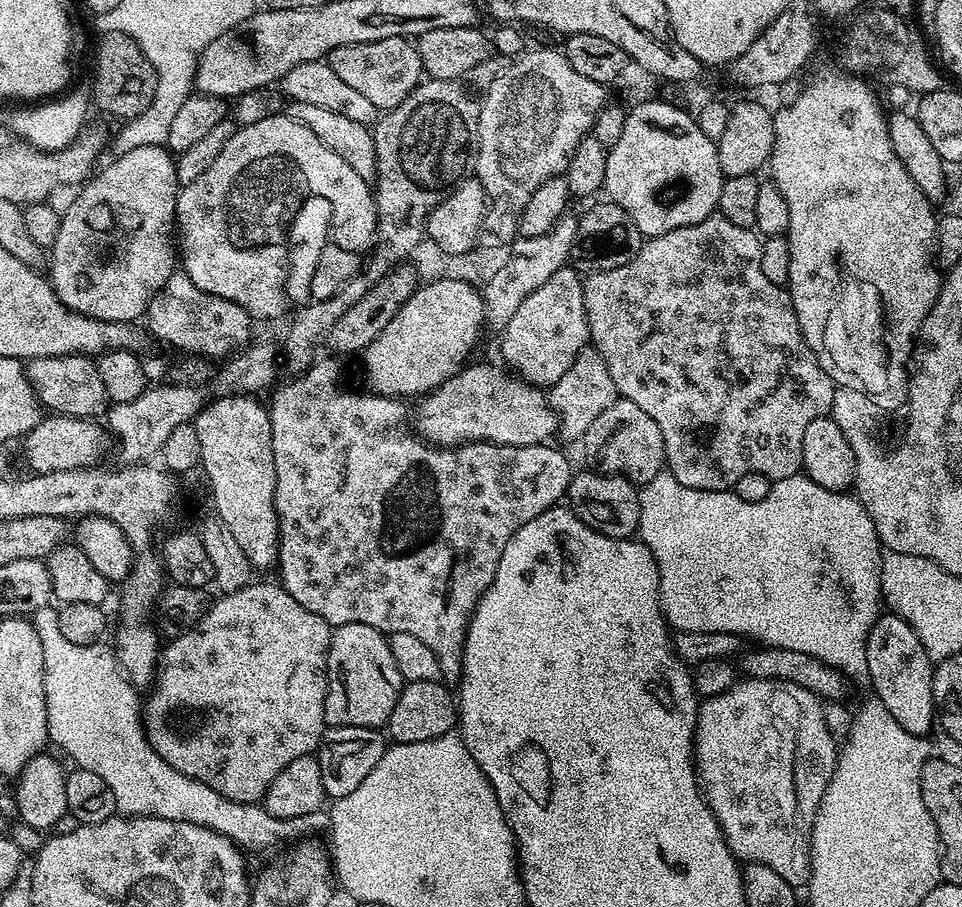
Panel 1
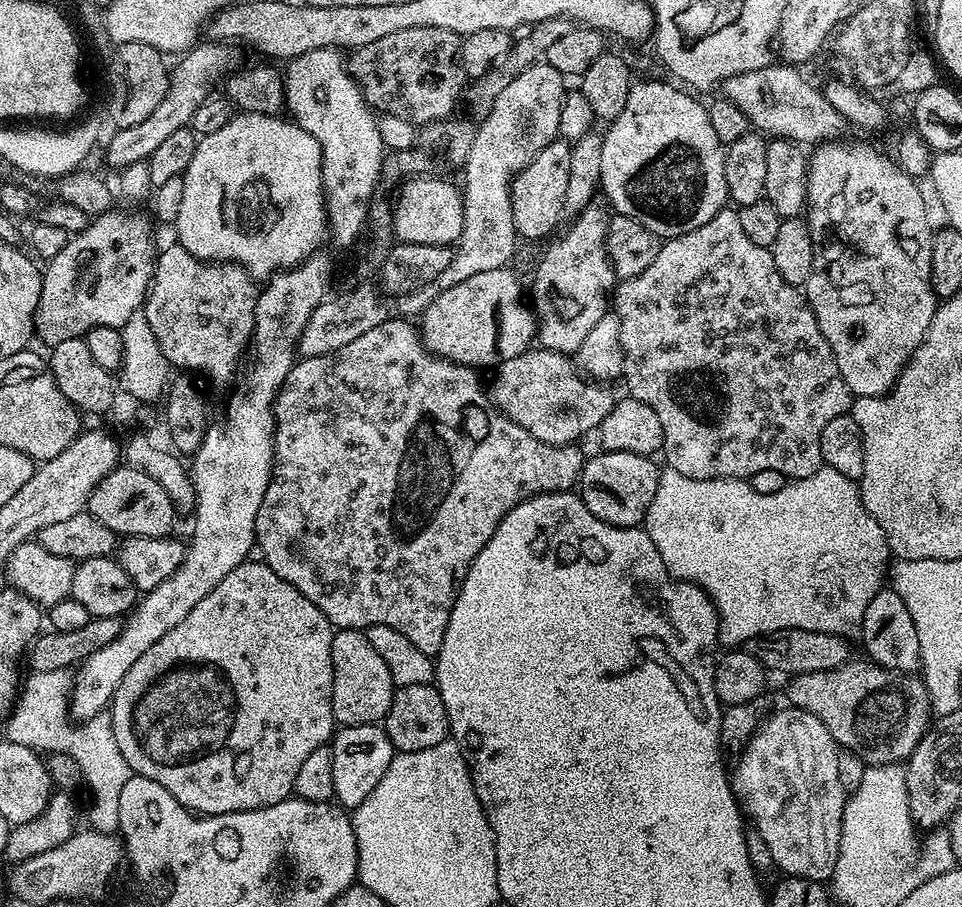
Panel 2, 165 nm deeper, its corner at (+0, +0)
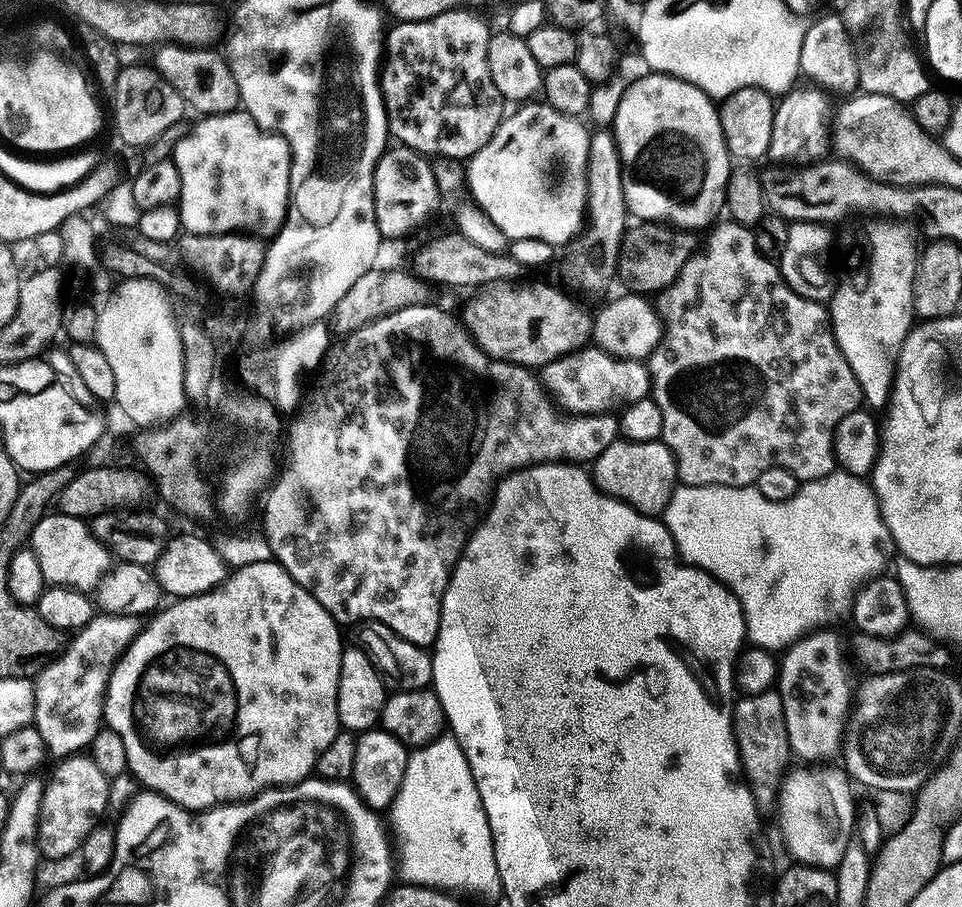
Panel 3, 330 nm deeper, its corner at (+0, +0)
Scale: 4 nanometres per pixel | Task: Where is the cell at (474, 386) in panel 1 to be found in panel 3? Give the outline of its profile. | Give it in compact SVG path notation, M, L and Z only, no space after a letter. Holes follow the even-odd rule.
M595 346L567 352L543 365L542 382L557 405L568 414L608 414L621 405L645 399L650 392L648 366L644 360L618 360Z

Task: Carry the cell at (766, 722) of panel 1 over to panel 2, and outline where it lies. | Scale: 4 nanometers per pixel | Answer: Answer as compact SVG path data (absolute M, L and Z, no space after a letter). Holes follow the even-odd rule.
M791 706L775 712L743 745L744 753L730 772L732 793L743 815L756 823L754 831L766 838L776 868L784 876L828 882L838 862L846 803L838 778L838 745L814 714Z

